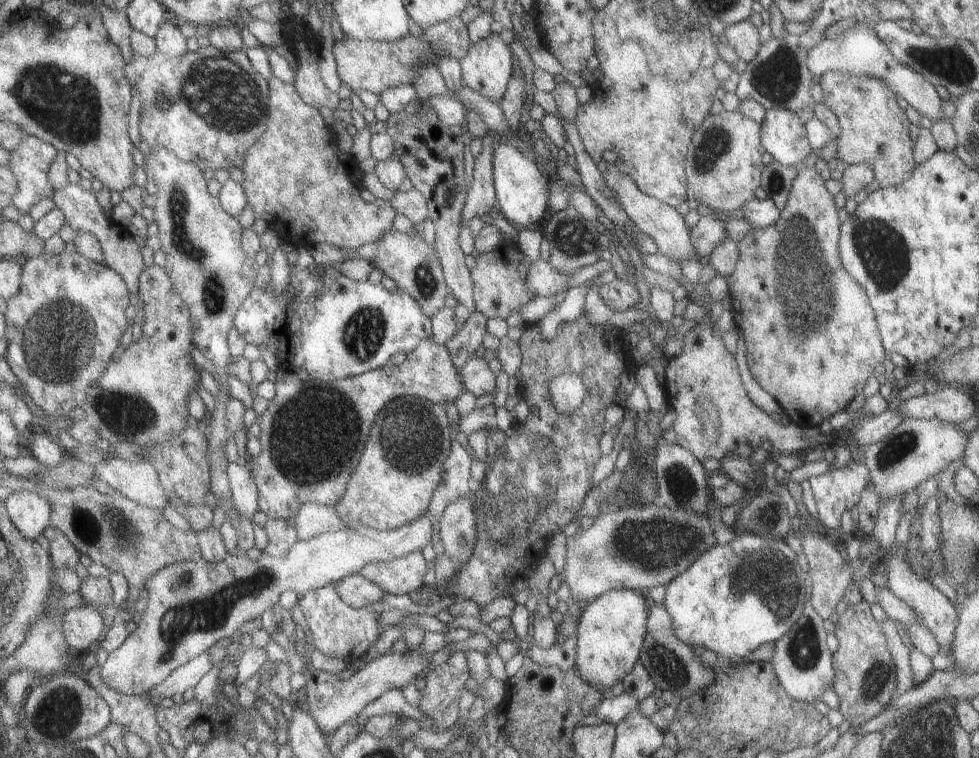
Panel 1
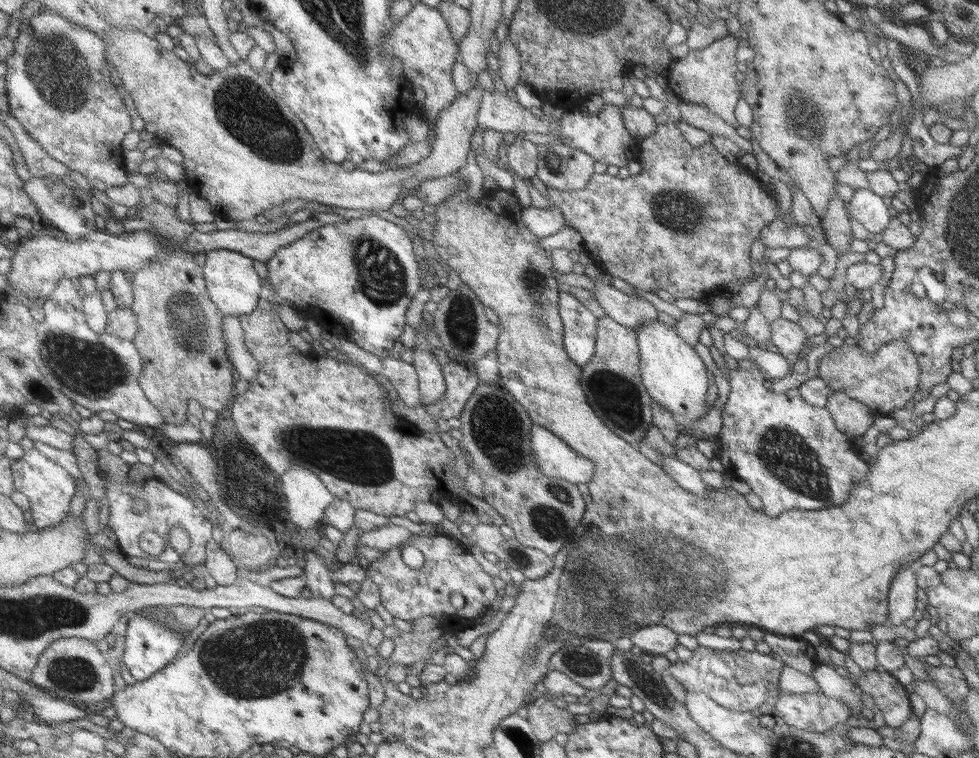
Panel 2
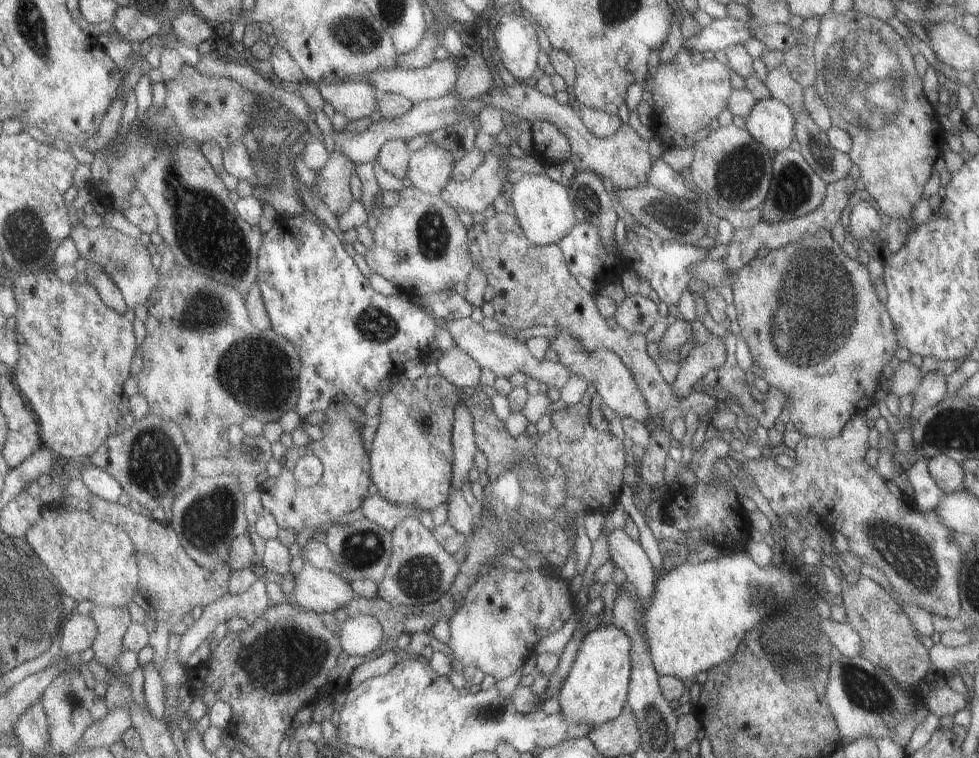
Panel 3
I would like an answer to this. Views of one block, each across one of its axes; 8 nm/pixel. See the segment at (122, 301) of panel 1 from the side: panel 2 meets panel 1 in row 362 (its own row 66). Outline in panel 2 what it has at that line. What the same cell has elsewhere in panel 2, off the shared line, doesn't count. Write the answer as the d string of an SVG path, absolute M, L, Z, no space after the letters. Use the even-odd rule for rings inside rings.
M41 10L22 24L21 35L14 41L16 51L6 59L8 64L7 96L10 113L56 159L80 172L93 188L110 191L130 182L126 152L122 150L124 138L134 130L130 106L112 82L112 65L109 63L107 42L89 28L84 28L61 14Z

